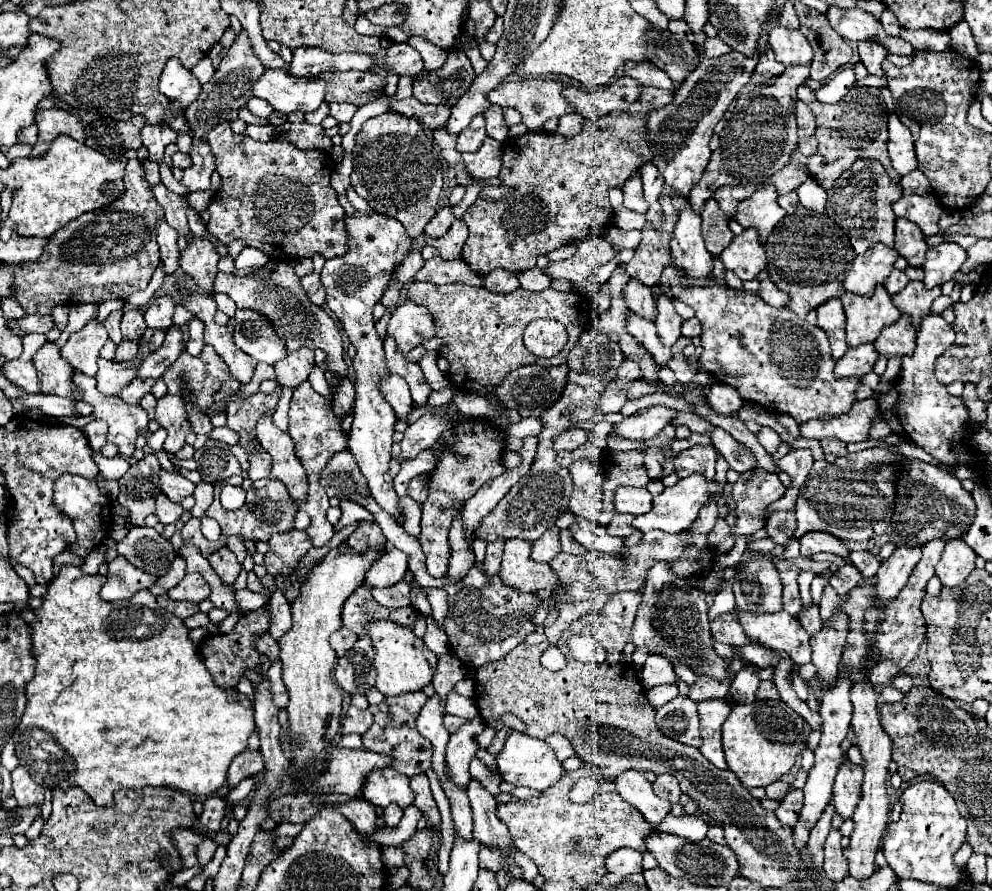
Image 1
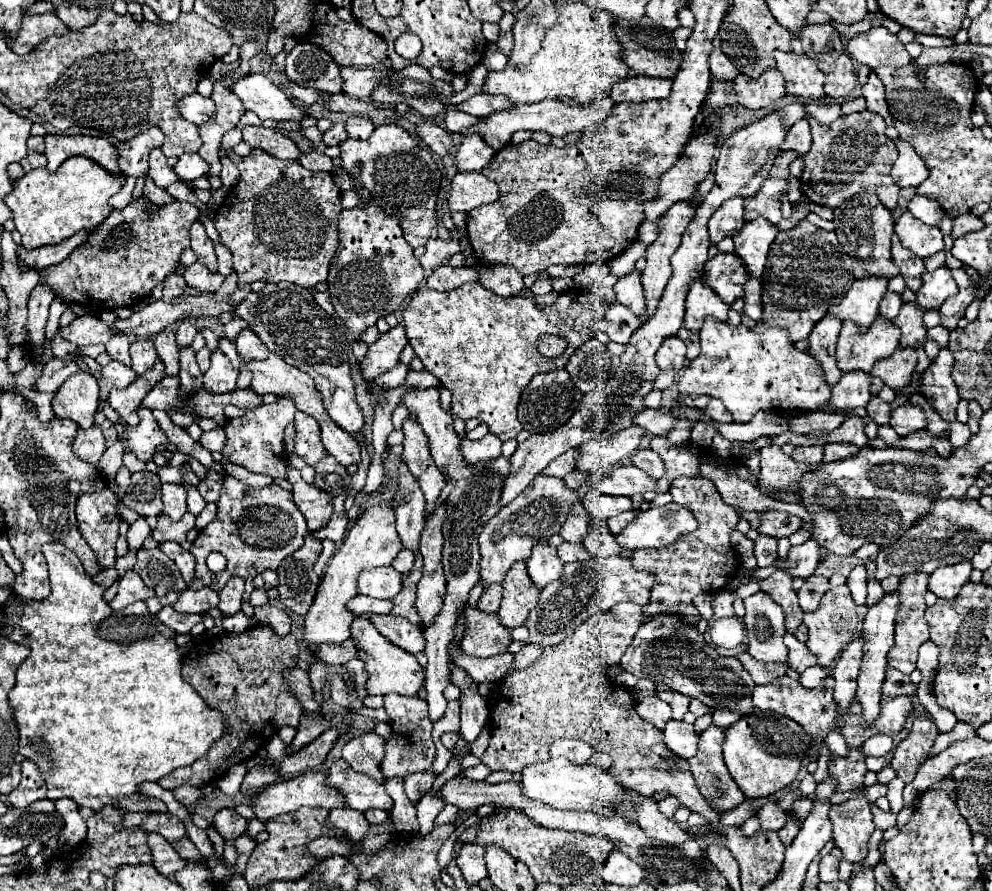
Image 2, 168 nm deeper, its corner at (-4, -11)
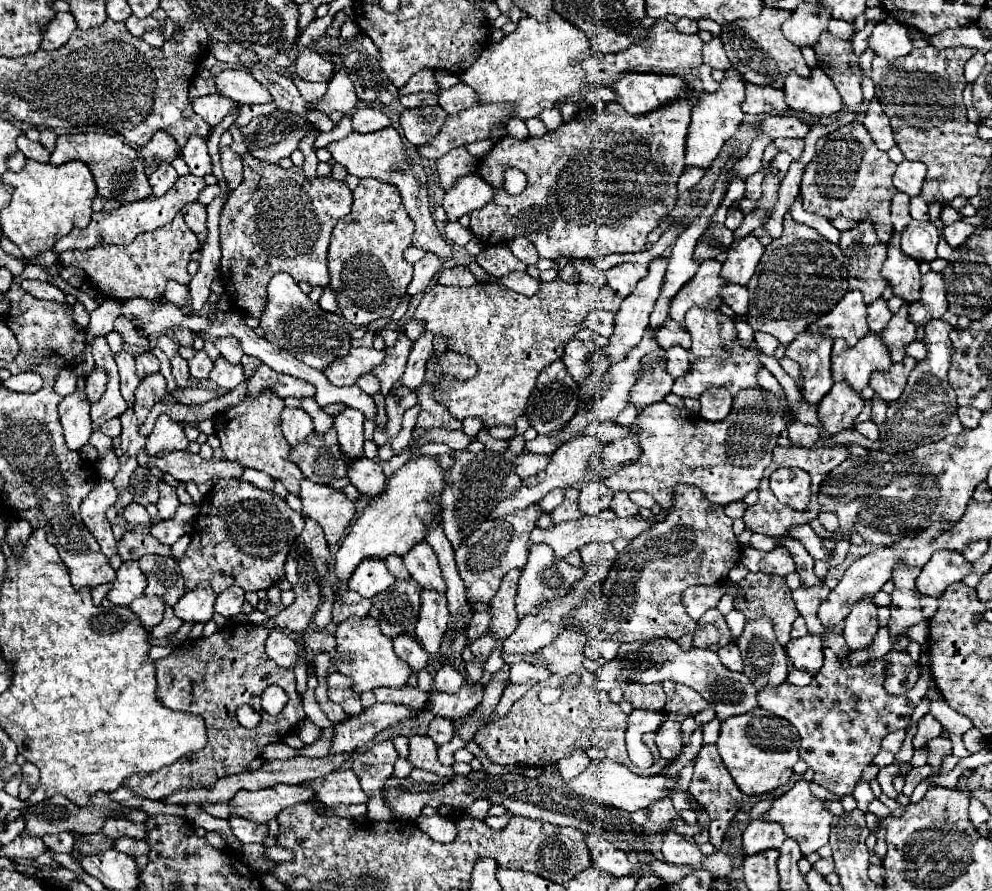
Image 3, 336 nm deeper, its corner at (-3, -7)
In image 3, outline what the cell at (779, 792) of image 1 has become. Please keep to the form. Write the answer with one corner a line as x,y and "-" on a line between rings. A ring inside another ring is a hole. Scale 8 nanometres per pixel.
751,821
743,833
743,851
745,855
757,855
767,849
779,849
785,841
785,833
777,823

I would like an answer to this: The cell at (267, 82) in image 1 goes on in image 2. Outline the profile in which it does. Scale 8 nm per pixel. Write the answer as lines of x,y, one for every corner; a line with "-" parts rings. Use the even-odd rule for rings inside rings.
252,73
234,83
234,93
240,97
244,109
256,113
260,119
274,121
302,121
312,113
296,105
278,85
264,73

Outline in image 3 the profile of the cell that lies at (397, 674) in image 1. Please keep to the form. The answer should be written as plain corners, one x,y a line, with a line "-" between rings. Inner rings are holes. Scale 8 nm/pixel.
349,617
343,623
337,625
335,631
337,647
333,653
333,663
339,673
353,679
353,691
373,691
377,687
405,687
407,679
411,675
409,667
405,667
405,661
399,659
393,651
393,639
381,635
381,629
377,623
373,623
371,617

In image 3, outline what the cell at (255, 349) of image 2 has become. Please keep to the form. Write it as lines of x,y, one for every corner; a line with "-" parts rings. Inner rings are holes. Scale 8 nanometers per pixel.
219,337
215,339
215,347
219,349
219,353
229,361
229,363
241,363
241,357
243,357
243,351
241,351
241,345
235,337

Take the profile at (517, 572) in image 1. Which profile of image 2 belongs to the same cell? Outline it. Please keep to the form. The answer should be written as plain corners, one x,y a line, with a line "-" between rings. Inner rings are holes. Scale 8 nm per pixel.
516,561
510,567
502,585
504,585
504,593
502,593
498,617
506,627
514,629
522,625
530,609
538,605
538,597
542,589
538,589
536,583
532,583
524,561

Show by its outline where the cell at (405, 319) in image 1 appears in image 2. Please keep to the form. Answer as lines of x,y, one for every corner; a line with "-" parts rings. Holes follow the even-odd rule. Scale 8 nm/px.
402,325
382,333
380,339
368,347
368,355
360,363
364,379
376,379
400,363
400,355
408,345
408,337

